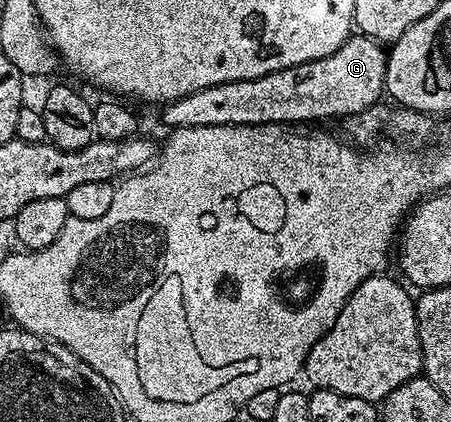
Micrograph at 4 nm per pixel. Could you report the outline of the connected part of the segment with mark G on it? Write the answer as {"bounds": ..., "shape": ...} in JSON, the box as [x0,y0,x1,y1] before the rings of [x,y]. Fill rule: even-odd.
{"bounds":[162,33,388,128],"shape":[[[352,33],[351,37],[337,48],[337,52],[329,52],[329,56],[321,56],[321,60],[309,60],[305,64],[297,64],[289,68],[281,68],[277,72],[269,72],[265,76],[257,76],[253,80],[237,80],[225,84],[213,84],[213,88],[201,88],[201,92],[189,92],[189,96],[181,96],[181,100],[166,103],[162,107],[163,122],[167,128],[205,128],[206,126],[269,126],[272,124],[319,124],[322,118],[340,118],[346,120],[353,114],[360,114],[384,97],[387,81],[388,51],[373,38],[366,38],[361,33]]]}

